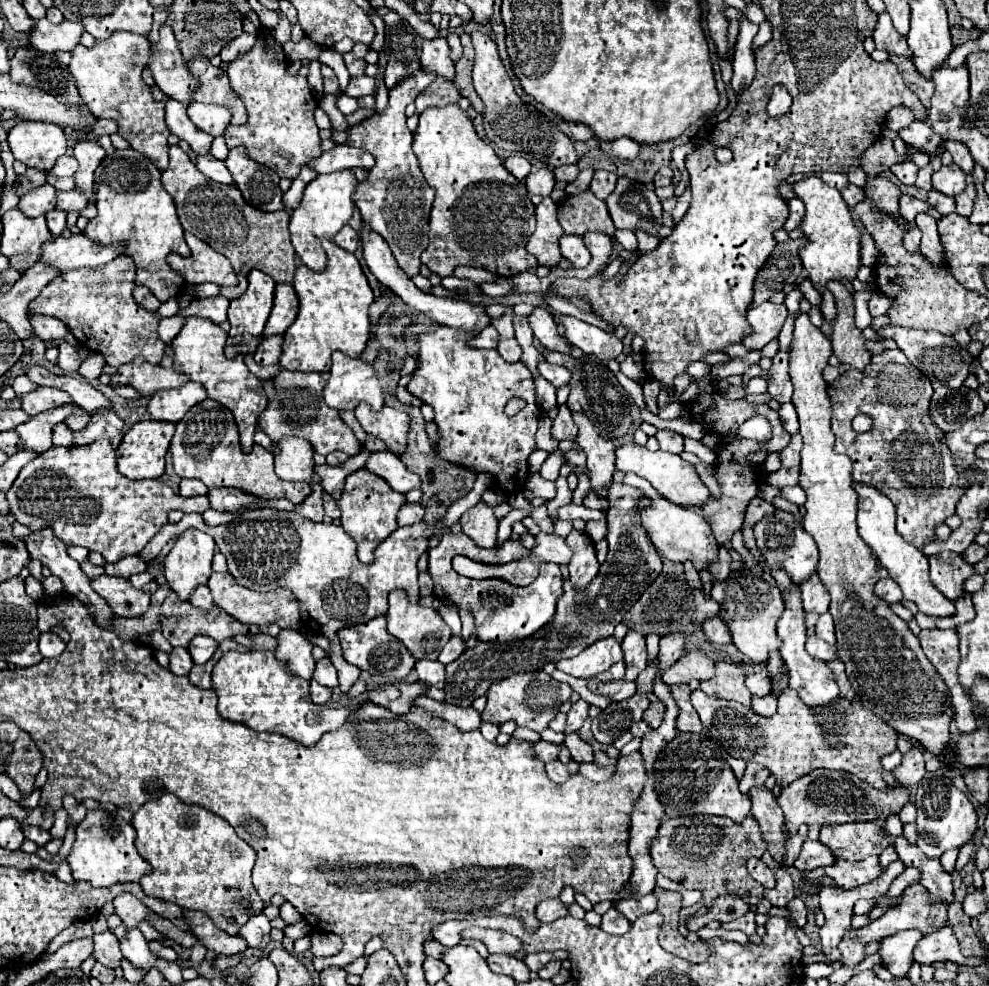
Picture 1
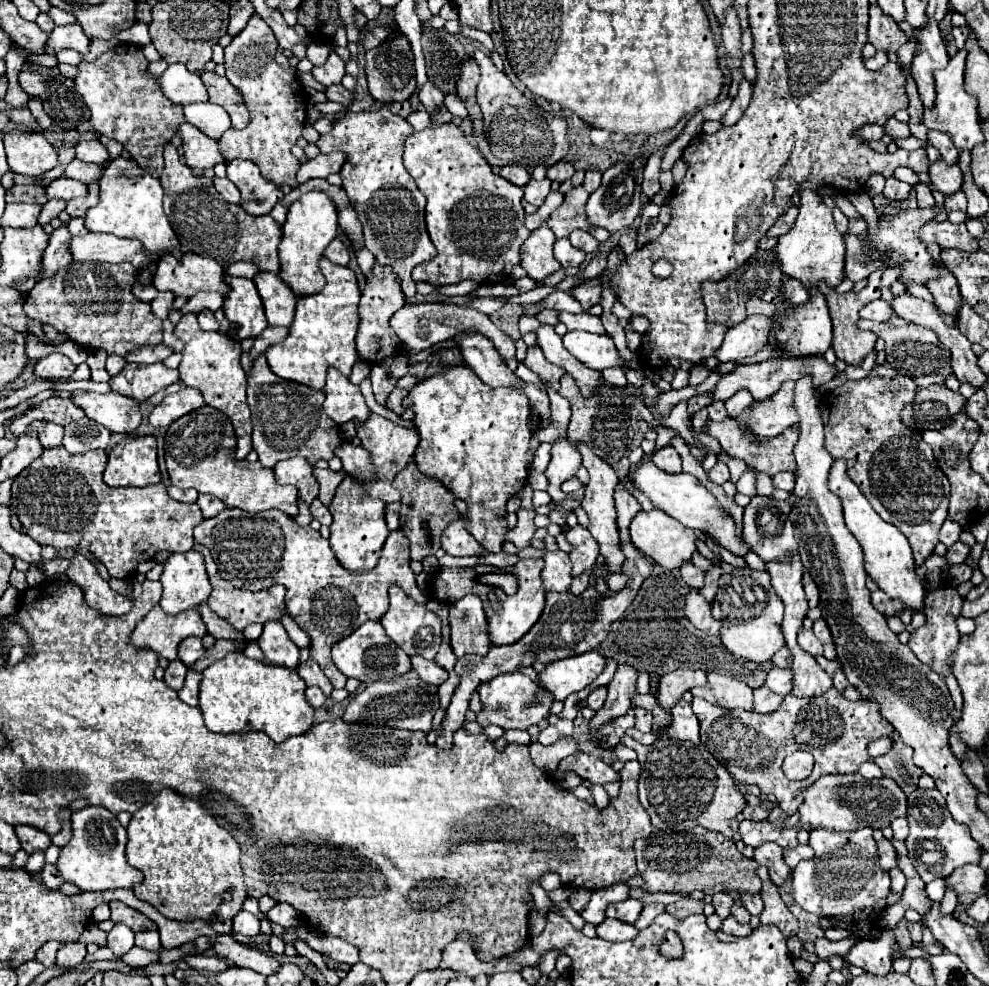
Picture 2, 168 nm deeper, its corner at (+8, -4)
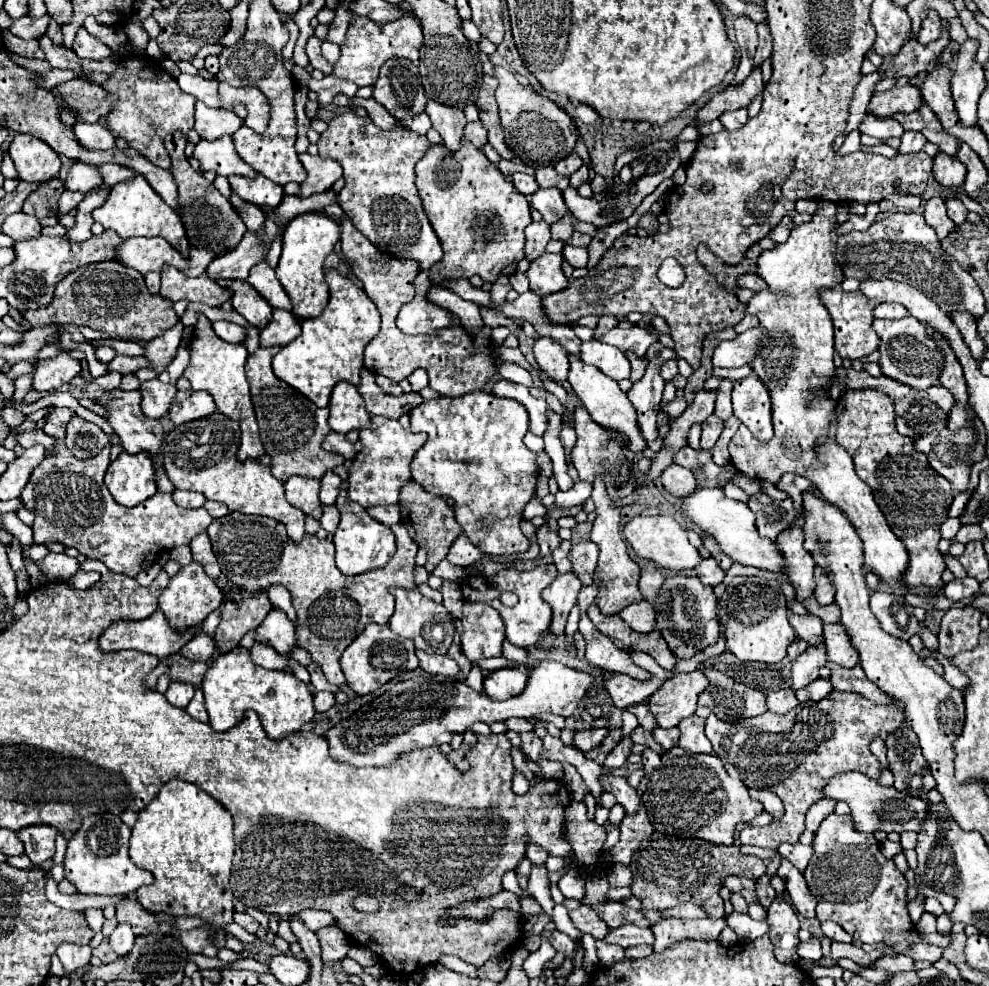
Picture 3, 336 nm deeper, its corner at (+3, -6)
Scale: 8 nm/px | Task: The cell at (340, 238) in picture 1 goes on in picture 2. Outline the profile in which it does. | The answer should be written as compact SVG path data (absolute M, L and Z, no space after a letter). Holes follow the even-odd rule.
M339 238L331 240L331 244L325 248L325 256L327 256L331 262L343 264L343 266L349 262L349 250L347 250L347 246L345 246Z

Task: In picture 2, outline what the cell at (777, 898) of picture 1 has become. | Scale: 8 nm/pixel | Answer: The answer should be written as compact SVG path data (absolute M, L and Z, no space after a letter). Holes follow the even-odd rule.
M759 866L757 868L757 876L763 880L763 890L761 890L761 898L765 902L765 910L761 912L761 924L775 924L787 938L795 936L799 932L799 922L797 918L789 912L789 908L785 906L785 902L781 900L779 888L771 882L767 868Z

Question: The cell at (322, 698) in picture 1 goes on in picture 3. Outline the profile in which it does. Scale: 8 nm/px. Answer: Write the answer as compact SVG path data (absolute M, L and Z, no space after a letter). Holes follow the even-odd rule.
M316 692L314 694L314 708L316 712L326 712L328 708L334 706L334 694L332 692Z

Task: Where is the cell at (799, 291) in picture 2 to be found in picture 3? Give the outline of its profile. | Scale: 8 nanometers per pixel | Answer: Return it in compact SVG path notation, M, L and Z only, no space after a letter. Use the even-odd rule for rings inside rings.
M746 272L746 274L742 274L742 276L738 276L738 286L742 286L742 288L750 288L750 290L762 290L762 288L766 288L766 282L764 280L760 280L754 272Z

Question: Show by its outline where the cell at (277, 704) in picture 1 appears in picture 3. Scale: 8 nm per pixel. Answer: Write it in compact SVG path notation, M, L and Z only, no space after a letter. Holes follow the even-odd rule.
M232 648L226 654L220 654L212 666L206 670L204 680L200 684L204 692L206 710L210 716L210 726L216 732L230 730L242 722L242 716L246 710L254 710L266 730L266 734L272 740L280 740L286 734L298 732L302 724L310 722L314 716L312 706L312 694L310 688L300 682L290 672L274 672L260 668L252 664L252 658L248 656L248 650L244 648Z

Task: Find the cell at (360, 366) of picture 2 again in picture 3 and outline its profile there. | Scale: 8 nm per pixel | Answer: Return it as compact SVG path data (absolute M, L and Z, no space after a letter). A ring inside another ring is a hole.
M364 367L362 370L362 384L358 392L364 396L365 408L370 416L382 415L388 418L400 418L402 414L410 414L414 406L420 406L424 398L416 392L392 396L386 394L375 381L375 373Z

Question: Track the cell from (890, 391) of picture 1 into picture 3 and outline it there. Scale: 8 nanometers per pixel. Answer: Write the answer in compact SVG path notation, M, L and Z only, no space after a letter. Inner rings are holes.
M846 390L838 400L836 442L852 454L856 474L872 488L892 532L908 550L910 560L904 584L908 588L942 588L944 582L940 576L946 570L946 564L938 552L940 524L948 518L954 494L950 482L932 472L926 464L926 456L914 450L914 442L896 432L894 418L894 404L886 394L878 390Z

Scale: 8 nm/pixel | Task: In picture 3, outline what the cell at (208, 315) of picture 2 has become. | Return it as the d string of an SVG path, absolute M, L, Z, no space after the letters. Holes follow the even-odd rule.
M214 322L214 332L226 340L226 342L232 342L232 344L242 344L246 340L246 330L238 324L232 324L232 322Z

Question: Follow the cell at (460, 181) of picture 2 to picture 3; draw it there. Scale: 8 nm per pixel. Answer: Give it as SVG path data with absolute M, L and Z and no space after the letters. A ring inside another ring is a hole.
M470 140L462 142L458 152L450 152L444 144L430 146L424 158L416 164L416 188L422 198L424 212L442 244L444 256L440 264L430 268L430 280L440 282L444 278L470 278L478 274L484 282L494 282L500 274L514 274L516 264L524 258L524 228L532 222L530 204L512 182L508 184L504 174L478 150Z

